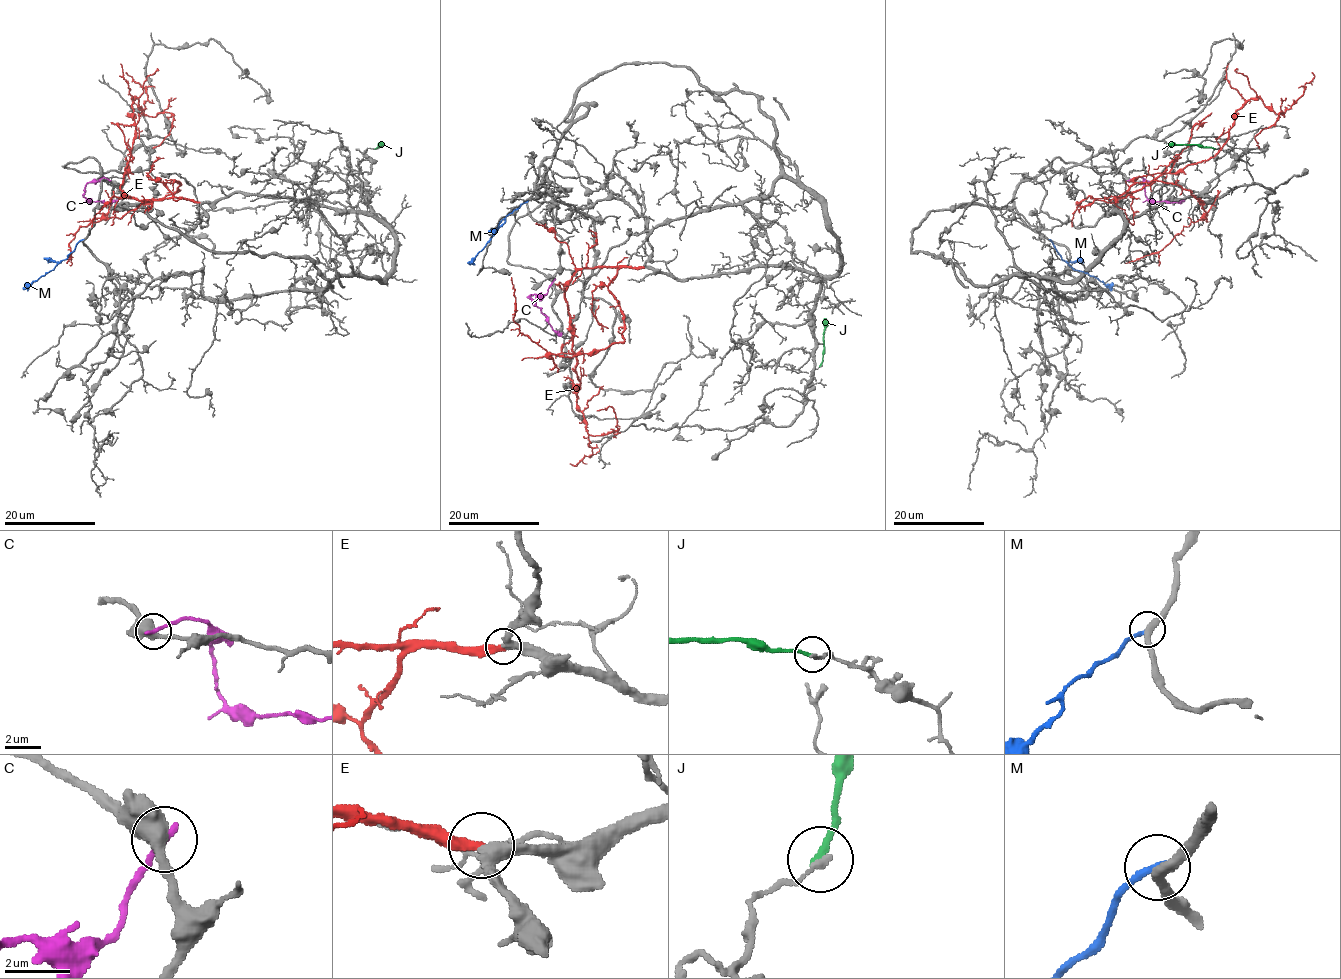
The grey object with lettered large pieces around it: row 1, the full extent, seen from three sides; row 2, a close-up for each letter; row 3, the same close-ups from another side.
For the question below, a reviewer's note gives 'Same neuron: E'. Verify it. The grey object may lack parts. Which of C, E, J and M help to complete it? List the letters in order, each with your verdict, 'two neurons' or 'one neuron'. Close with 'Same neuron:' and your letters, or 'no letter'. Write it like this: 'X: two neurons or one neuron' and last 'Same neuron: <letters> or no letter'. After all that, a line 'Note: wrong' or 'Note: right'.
C: two neurons
E: one neuron
J: two neurons
M: two neurons
Same neuron: E
Note: right

